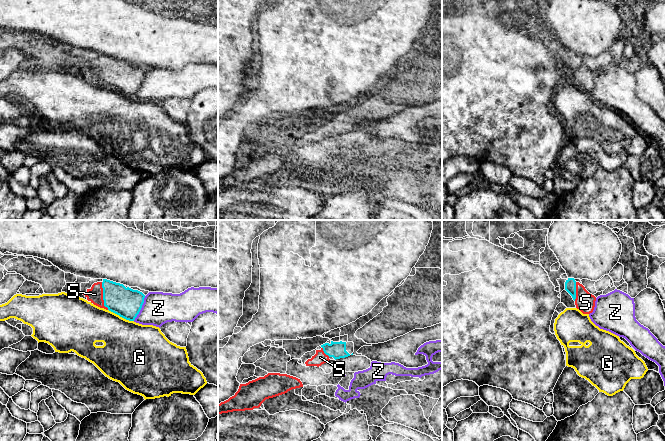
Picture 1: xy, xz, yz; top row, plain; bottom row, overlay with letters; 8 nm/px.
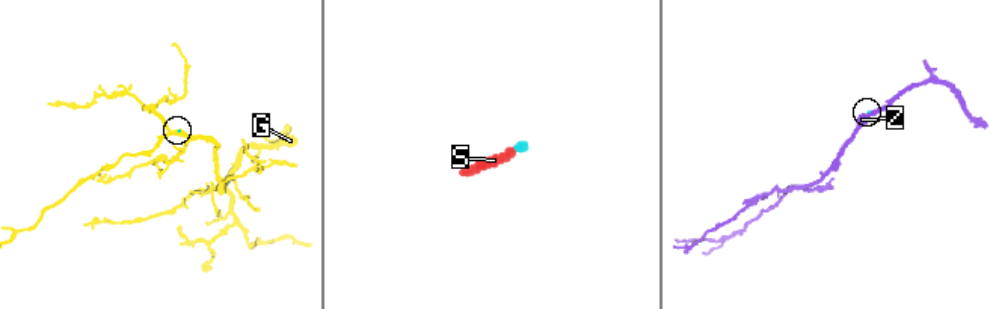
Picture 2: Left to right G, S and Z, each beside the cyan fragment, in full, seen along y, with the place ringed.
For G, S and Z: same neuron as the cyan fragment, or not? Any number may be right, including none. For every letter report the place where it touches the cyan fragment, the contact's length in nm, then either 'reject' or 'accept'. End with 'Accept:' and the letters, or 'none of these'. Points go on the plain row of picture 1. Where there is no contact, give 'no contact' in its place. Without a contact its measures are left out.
G: xy (121, 92) | 220 nm | reject
S: xy (103, 72) | 240 nm | accept
Z: xy (141, 83) | 220 nm | reject
Accept: S

